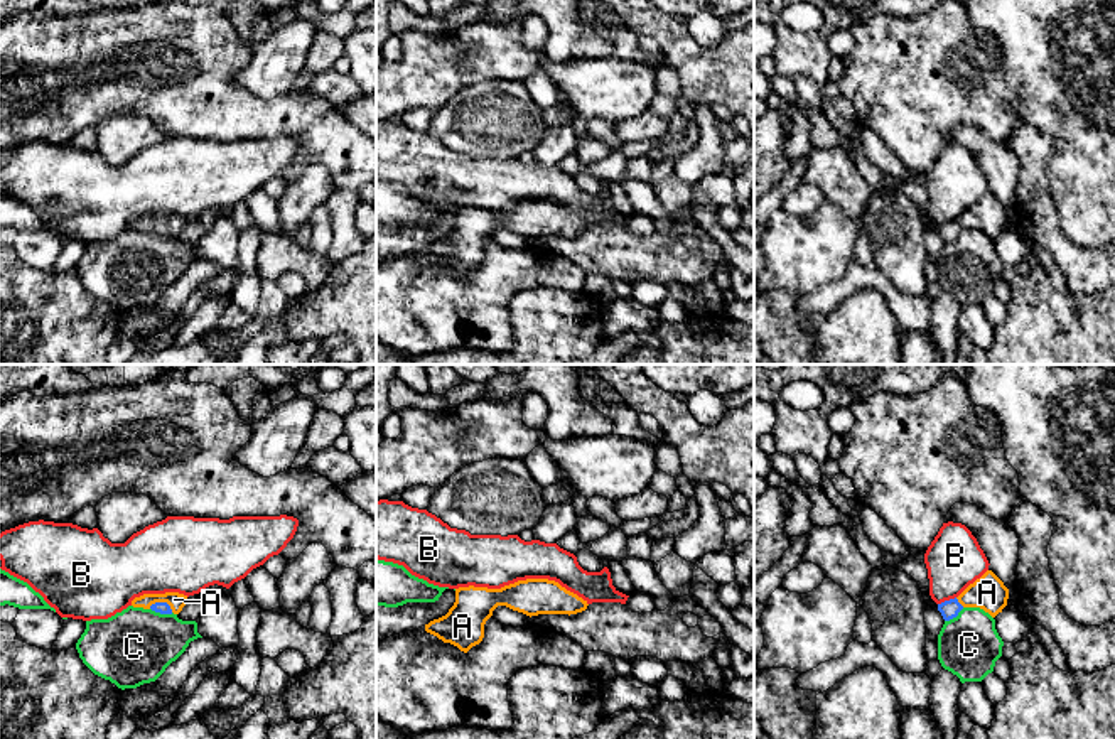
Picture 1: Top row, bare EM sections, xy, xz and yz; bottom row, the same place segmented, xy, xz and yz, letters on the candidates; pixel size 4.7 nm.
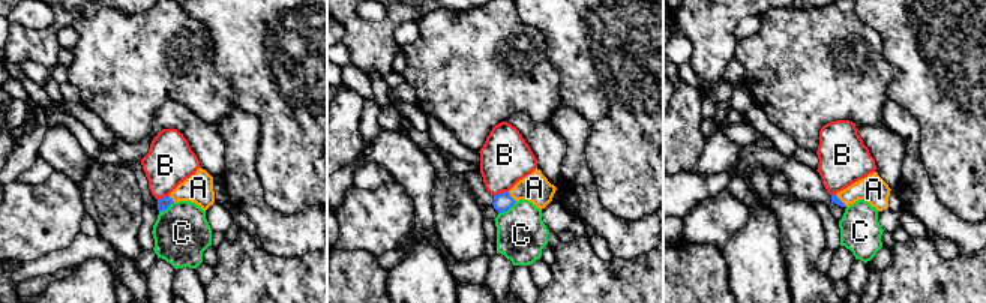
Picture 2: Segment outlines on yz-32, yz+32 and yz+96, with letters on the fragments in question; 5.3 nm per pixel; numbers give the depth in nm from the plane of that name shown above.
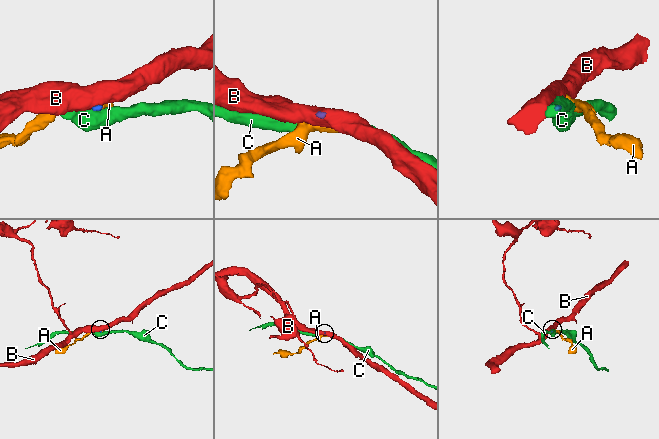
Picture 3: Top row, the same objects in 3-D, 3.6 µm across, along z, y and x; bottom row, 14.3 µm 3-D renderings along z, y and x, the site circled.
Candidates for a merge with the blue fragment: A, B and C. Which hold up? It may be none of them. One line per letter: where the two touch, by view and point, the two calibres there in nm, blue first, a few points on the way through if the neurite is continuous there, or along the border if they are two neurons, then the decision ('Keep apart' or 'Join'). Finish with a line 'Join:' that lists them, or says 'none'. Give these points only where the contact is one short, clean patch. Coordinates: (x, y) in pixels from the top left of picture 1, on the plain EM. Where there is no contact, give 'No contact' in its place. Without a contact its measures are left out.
A: Touches blue at xy (162, 225). Thickness 60 nm (blue) against 80 nm. Path across: xy (162, 230), (162, 225), (174, 221). Join
B: Touches blue at yz (947, 223). Thickness 90 nm (blue) against 260 nm. Boundary: yz (955, 218), (938, 226). Keep apart
C: Touches blue at xy (162, 235). Thickness 60 nm (blue) against 360 nm. Boundary: xy (150, 230), (161, 235), (172, 235). Keep apart
Join: A

